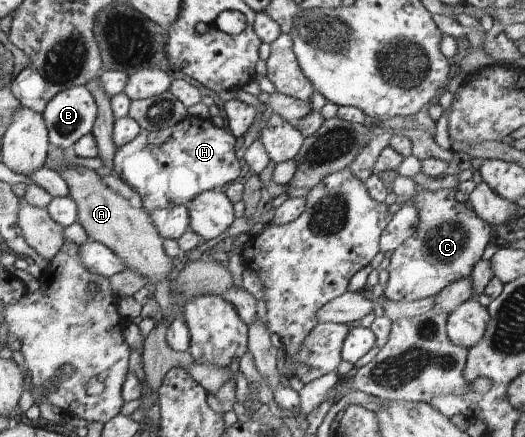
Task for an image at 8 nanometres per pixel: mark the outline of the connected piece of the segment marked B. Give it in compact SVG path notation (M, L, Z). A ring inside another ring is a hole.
M84 84L65 89L54 97L42 113L48 125L51 147L69 149L94 131L95 121L98 117L98 105L91 90Z

